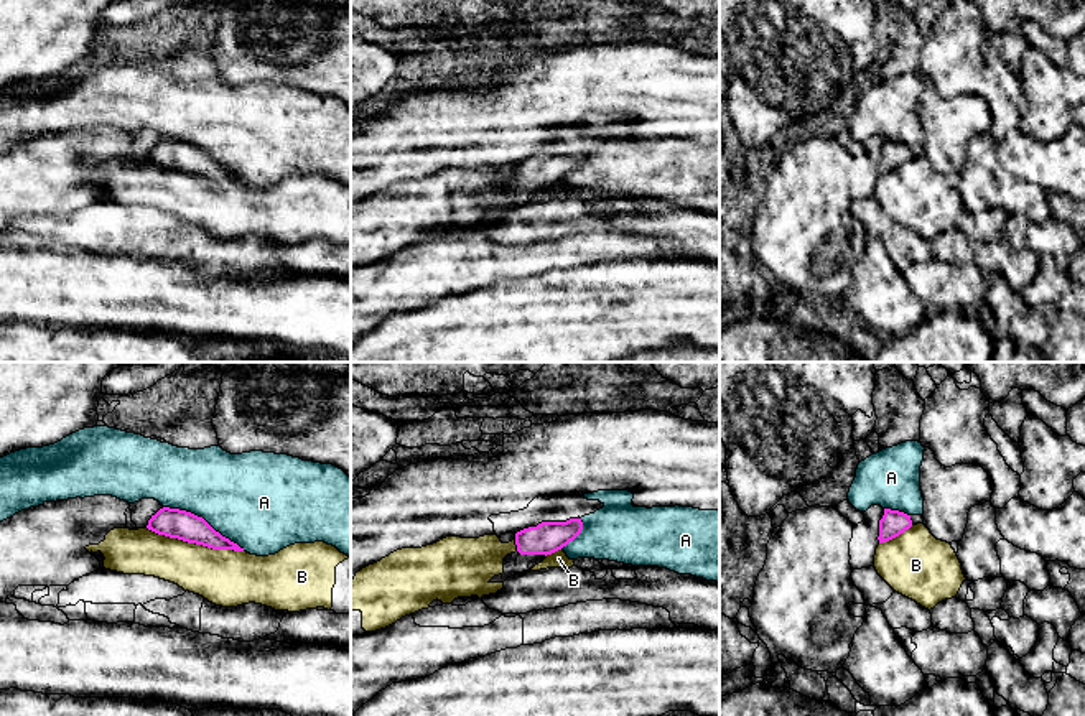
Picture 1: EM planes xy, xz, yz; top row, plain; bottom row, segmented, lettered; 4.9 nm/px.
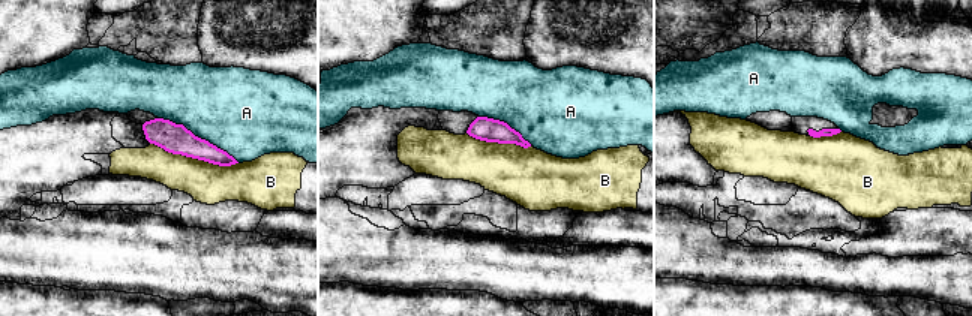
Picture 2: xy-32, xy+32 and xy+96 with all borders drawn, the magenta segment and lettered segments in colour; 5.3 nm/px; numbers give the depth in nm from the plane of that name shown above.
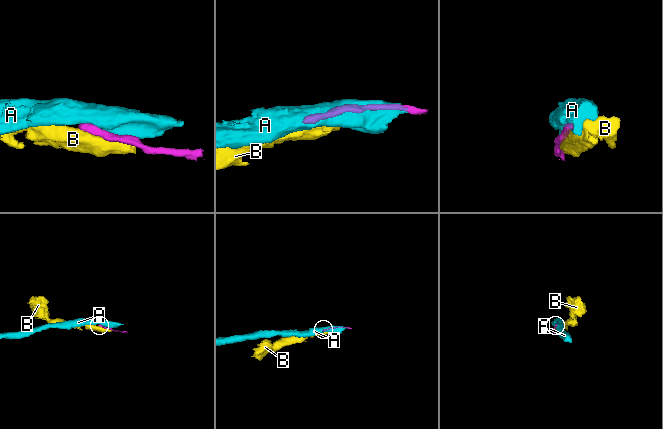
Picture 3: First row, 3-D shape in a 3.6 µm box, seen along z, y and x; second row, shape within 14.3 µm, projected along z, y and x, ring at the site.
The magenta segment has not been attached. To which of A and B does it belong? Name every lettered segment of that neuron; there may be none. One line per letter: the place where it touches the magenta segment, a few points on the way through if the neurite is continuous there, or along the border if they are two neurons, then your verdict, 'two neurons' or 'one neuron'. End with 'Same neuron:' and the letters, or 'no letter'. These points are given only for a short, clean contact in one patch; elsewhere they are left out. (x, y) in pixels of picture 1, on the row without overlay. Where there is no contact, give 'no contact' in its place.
A: xy (203, 150) | one neuron
B: xy (195, 173) | two neurons
Same neuron: A

